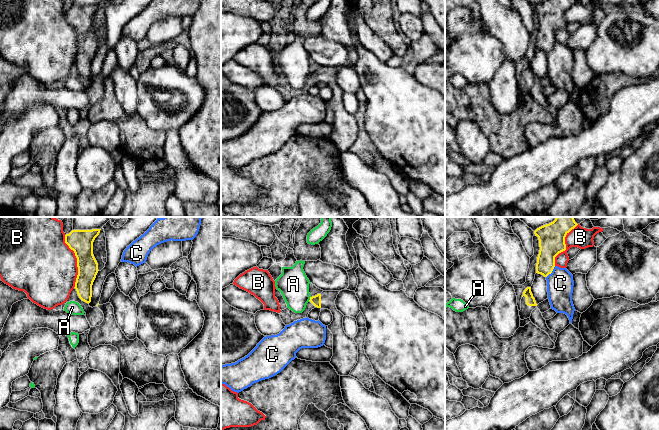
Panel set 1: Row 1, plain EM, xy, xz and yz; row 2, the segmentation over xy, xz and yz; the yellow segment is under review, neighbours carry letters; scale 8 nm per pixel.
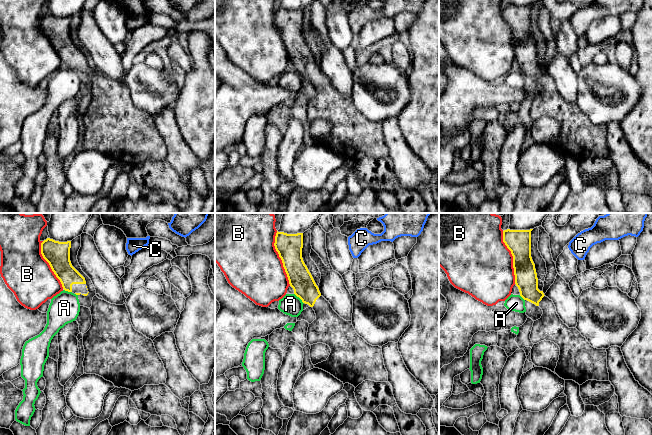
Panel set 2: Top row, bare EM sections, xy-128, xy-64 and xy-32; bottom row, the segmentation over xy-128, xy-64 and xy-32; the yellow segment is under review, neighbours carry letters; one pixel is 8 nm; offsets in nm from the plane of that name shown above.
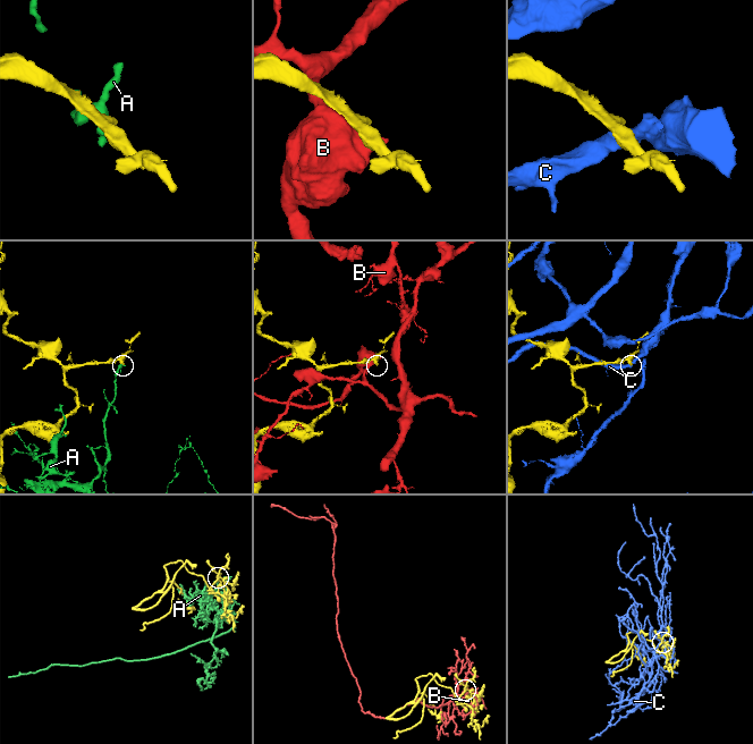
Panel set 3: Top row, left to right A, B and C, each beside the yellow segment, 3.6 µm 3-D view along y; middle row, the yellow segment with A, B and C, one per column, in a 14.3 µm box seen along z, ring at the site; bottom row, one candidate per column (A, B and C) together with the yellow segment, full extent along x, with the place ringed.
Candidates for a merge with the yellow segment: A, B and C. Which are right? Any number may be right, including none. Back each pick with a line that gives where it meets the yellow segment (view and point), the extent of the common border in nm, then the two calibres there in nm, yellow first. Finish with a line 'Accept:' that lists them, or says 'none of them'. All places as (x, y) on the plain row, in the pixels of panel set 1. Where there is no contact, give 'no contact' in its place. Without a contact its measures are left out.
Accept: none of them

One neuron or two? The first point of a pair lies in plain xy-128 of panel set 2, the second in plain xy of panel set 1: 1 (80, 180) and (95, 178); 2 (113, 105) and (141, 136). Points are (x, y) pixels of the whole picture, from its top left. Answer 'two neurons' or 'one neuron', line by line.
1: one neuron
2: one neuron

